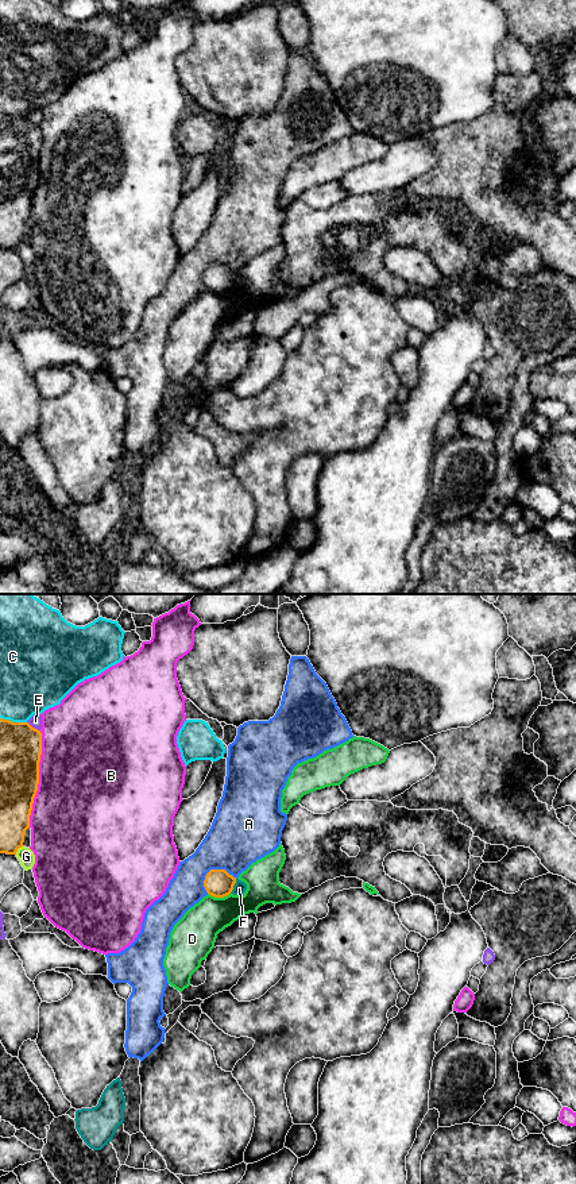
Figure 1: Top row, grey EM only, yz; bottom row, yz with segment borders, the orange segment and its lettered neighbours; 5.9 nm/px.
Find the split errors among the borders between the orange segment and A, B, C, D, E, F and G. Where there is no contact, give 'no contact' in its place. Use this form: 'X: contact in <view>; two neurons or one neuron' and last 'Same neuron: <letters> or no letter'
A: contact in yz; two neurons
B: contact in yz; two neurons
C: contact in yz; two neurons
D: contact in yz; two neurons
E: contact in yz; two neurons
F: contact in yz; two neurons
G: contact in yz; two neurons
Same neuron: no letter

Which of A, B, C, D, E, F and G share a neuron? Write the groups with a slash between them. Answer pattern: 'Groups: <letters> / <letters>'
Groups: A / B / C / D / E / F / G

